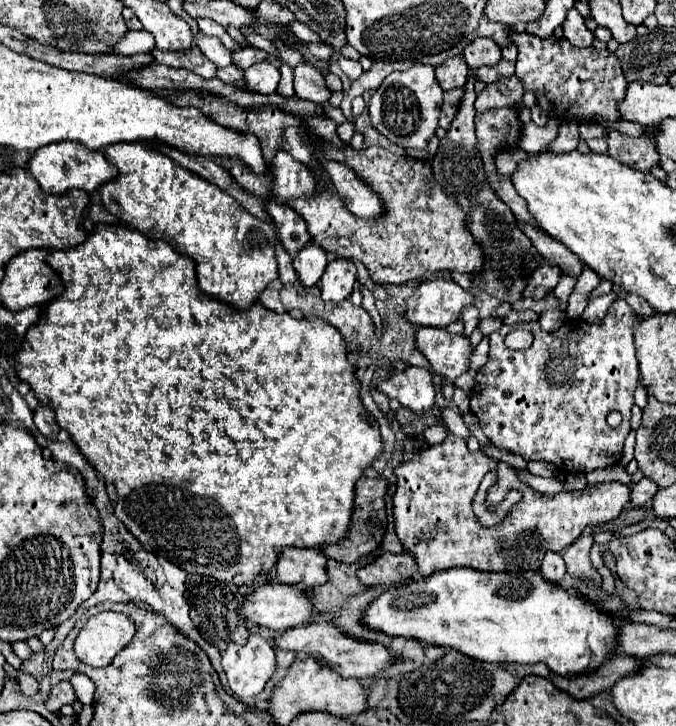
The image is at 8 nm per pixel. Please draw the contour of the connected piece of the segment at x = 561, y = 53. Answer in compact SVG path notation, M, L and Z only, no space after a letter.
M512 34L512 42L518 46L516 76L524 84L524 90L536 94L536 104L550 118L564 116L574 124L610 120L616 122L618 102L624 100L628 80L622 74L620 60L610 50L596 50L594 46L576 48L564 36L538 38L534 34Z

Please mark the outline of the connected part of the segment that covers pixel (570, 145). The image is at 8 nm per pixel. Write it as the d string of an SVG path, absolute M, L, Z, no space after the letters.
M564 122L564 124L560 124L558 138L552 140L546 150L552 154L566 154L566 152L576 150L576 146L578 146L578 126Z

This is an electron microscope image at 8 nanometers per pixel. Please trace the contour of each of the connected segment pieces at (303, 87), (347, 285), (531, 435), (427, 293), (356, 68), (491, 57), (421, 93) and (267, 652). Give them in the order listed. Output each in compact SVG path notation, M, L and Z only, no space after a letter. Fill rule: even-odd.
M302 64L294 68L294 92L296 96L314 100L316 104L328 102L332 94L332 90L324 82L324 76L310 64Z
M336 258L326 266L320 292L326 302L346 300L356 284L356 266L346 258Z
M620 298L616 300L602 322L598 324L590 324L586 320L576 320L576 322L566 322L560 330L556 332L544 332L540 328L538 322L528 322L528 324L522 324L520 328L526 328L534 334L534 342L528 350L510 350L506 344L504 344L504 338L506 334L516 328L516 326L502 326L500 330L492 332L490 334L490 356L488 356L488 362L478 370L476 374L476 382L474 382L474 388L472 388L472 394L470 394L470 406L472 406L472 414L478 416L480 420L480 426L482 426L482 432L488 436L488 440L492 442L492 446L496 448L504 448L504 450L510 450L514 454L520 454L524 460L544 460L544 462L550 462L554 464L560 472L564 474L588 474L596 468L606 468L606 466L614 466L620 462L622 458L622 448L624 448L624 440L630 432L630 408L634 406L634 390L636 390L636 384L638 384L638 362L636 362L636 350L634 350L634 310ZM612 410L618 410L622 414L622 424L618 428L612 428L608 426L606 422L606 416L612 412Z
M450 278L424 280L408 298L406 318L416 326L446 328L466 306L474 304L474 296Z
M340 55L337 63L351 80L356 80L363 74L363 69L359 61L350 60Z
M476 38L462 52L466 64L476 70L480 66L494 66L502 60L500 46L492 38Z
M414 64L404 72L392 72L384 78L384 82L370 100L372 126L390 142L402 148L424 150L438 128L442 94L444 90L434 78L434 68L428 64Z
M250 634L244 646L230 644L222 652L222 666L232 692L238 698L250 698L260 694L276 674L276 654L266 638Z

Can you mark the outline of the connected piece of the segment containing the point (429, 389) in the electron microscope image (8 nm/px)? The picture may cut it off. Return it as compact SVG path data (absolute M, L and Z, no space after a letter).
M410 366L404 372L394 372L386 380L378 384L378 390L382 390L388 398L400 400L402 406L424 414L434 408L434 382L432 374L424 368Z

